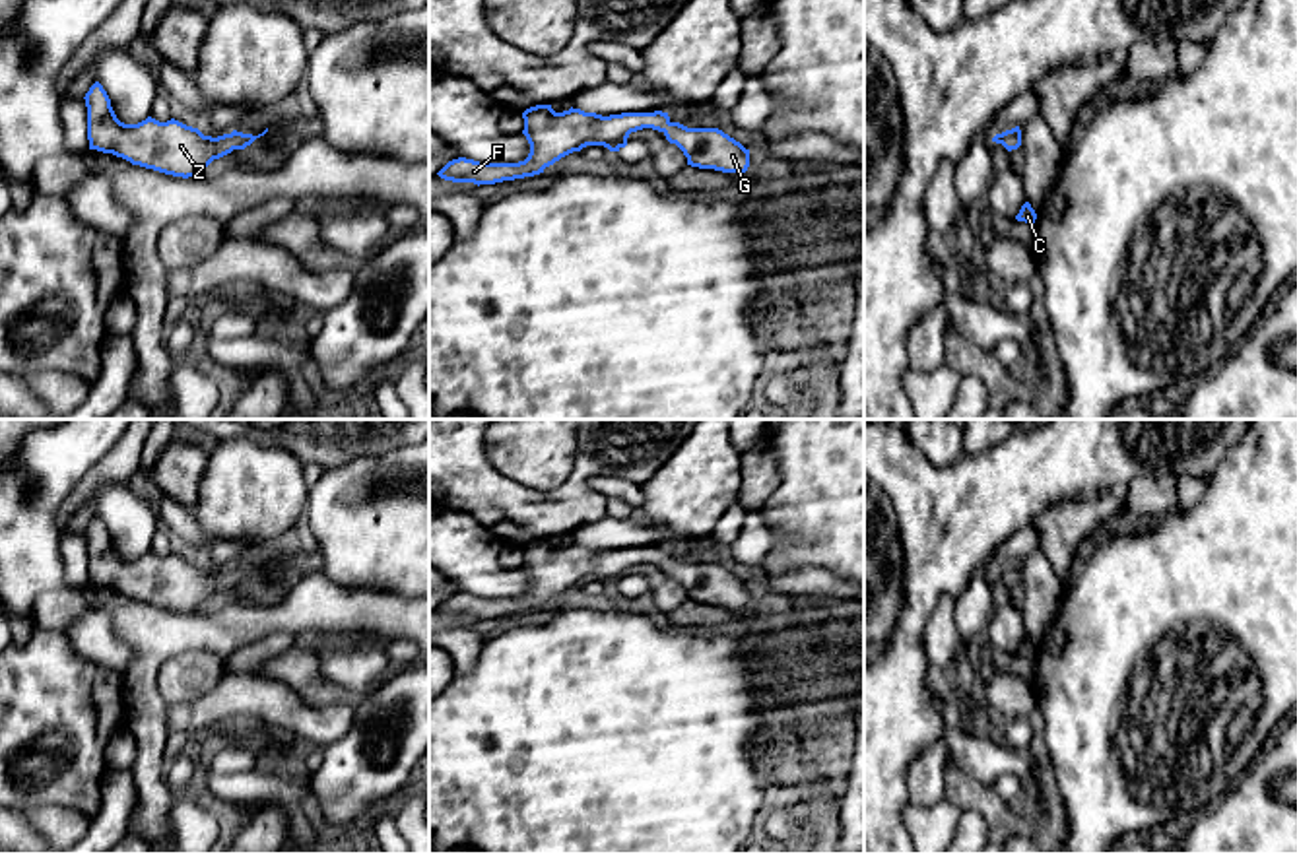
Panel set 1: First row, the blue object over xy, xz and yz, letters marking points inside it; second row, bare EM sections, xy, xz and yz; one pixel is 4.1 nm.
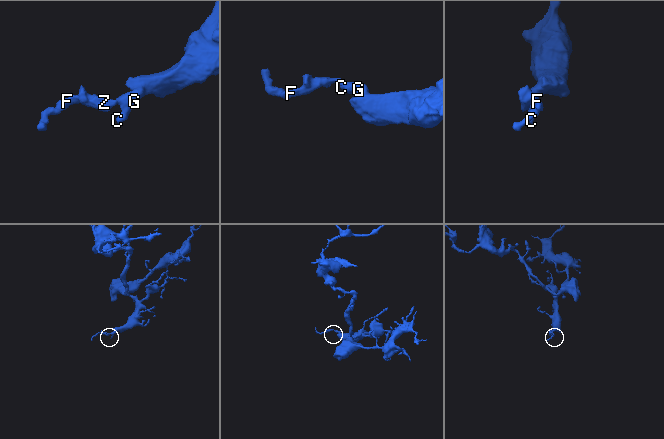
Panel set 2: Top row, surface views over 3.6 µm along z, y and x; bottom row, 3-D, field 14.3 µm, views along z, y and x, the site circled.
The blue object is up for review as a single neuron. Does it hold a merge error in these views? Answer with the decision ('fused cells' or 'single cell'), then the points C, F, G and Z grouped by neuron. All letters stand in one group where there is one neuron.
single cell | C F G Z

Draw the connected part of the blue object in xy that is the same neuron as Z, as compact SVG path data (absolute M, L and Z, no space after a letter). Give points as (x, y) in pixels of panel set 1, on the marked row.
M99 82L89 87L83 99L89 149L113 153L132 165L183 179L200 175L214 159L233 149L245 149L268 132L266 128L262 134L252 136L233 130L212 138L175 118L159 122L151 116L138 124L124 124L116 118L111 99Z

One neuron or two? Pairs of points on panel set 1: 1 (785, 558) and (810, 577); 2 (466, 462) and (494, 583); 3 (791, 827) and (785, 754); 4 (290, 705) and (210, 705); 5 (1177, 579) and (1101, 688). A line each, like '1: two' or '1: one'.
1: two
2: two
3: two
4: one
5: one

